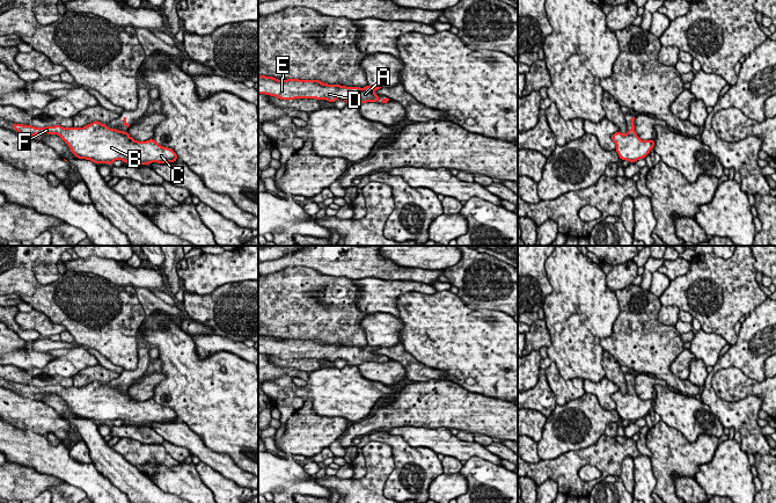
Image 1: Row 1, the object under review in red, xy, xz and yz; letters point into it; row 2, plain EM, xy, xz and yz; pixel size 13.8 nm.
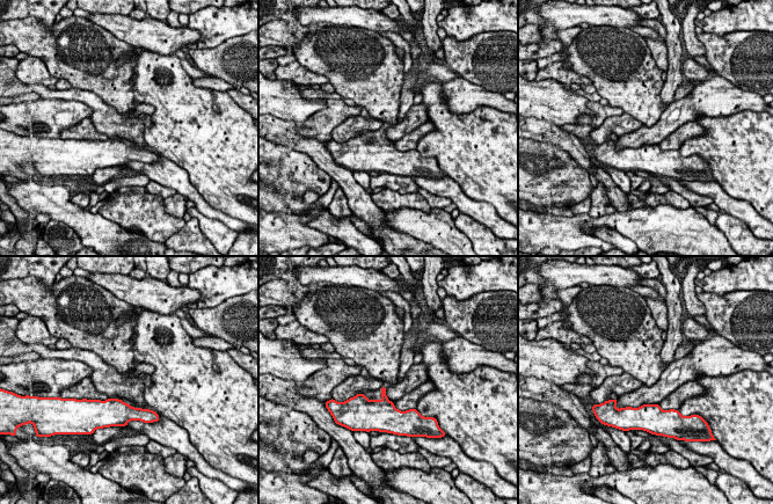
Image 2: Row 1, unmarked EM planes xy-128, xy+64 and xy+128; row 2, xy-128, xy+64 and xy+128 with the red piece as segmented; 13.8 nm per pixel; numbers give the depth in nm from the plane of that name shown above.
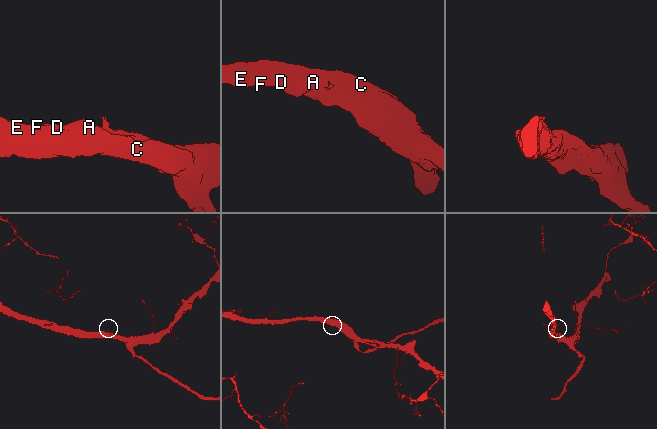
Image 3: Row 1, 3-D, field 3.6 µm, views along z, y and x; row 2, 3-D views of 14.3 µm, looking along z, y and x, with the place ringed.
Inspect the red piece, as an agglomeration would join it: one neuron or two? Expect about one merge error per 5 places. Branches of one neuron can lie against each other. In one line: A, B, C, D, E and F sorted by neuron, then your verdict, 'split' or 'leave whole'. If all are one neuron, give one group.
groups A B C D E F; leave whole

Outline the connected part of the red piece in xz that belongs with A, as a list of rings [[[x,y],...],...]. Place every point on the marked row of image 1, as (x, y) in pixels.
[[[258,75],[258,94],[276,96],[280,100],[316,99],[334,103],[341,99],[346,101],[349,107],[358,107],[379,100],[381,103],[389,102],[389,97],[380,99],[374,94],[380,88],[368,85],[365,88],[328,85],[319,80],[277,80],[273,76]]]

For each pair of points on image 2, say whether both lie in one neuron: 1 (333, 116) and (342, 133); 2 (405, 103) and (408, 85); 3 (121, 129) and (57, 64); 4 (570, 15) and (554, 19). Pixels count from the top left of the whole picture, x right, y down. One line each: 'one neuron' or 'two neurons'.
1: two neurons
2: one neuron
3: two neurons
4: one neuron

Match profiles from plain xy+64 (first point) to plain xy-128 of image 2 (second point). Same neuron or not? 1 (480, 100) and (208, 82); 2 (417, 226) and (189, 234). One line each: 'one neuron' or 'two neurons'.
1: two neurons
2: one neuron

